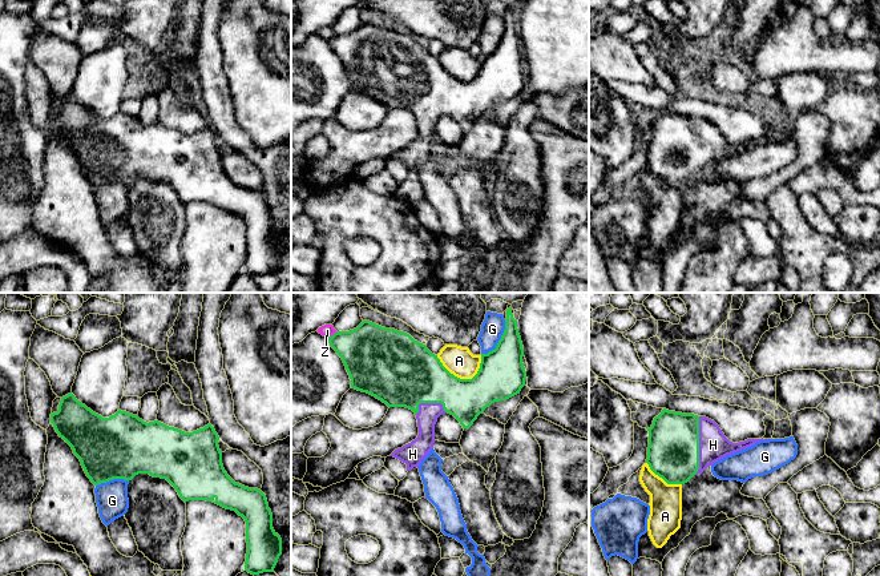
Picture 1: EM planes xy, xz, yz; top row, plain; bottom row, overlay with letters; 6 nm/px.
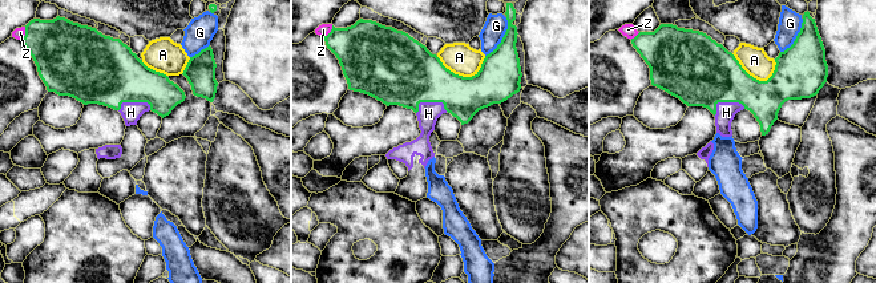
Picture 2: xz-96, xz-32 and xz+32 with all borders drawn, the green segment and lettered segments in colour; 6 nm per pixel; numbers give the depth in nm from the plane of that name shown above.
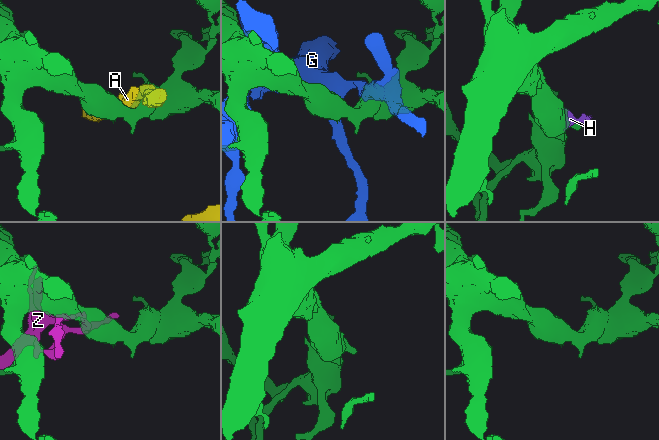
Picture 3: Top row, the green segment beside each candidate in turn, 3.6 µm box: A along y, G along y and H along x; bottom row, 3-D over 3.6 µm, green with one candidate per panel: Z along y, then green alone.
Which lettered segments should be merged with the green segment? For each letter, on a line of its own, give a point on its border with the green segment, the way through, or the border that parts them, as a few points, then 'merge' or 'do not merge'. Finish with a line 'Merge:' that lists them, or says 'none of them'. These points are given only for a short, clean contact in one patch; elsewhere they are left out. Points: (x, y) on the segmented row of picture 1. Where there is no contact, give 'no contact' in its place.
A: contact xz (459, 378); do not merge
G: contact xz (499, 341); do not merge
H: contact yz (698, 446); way yz (673, 454), (681, 446), (698, 446), (713, 444); merge
Z: contact xz (332, 335); do not merge
Merge: H

